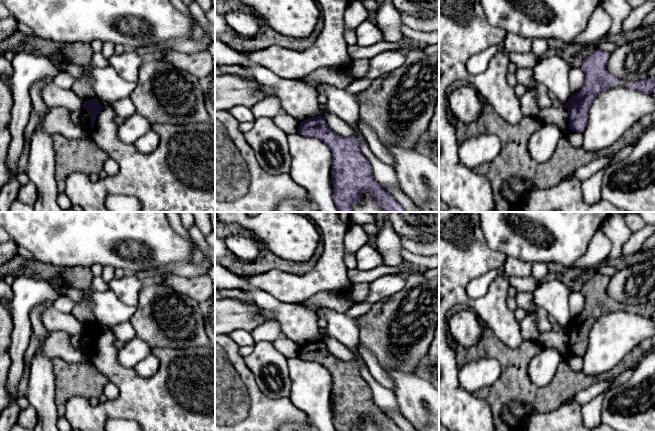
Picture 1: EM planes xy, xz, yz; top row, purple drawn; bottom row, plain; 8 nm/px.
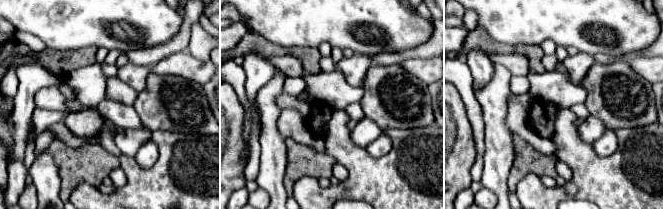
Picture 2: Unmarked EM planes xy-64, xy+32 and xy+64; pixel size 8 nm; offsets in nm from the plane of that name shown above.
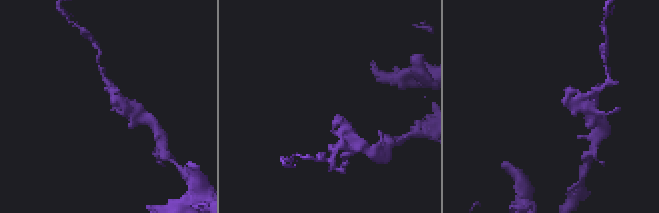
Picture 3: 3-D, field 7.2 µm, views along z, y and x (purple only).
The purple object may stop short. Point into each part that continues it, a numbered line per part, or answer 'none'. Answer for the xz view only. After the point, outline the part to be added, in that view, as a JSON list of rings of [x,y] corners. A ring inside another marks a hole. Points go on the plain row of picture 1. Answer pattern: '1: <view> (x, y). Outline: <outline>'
none

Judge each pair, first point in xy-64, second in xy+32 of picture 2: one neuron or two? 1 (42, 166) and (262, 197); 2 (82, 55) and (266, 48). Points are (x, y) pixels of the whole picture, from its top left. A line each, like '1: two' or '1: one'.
1: two
2: one

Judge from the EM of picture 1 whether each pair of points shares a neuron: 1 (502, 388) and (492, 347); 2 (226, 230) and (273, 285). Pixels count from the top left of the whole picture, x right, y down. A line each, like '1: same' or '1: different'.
1: same
2: different

